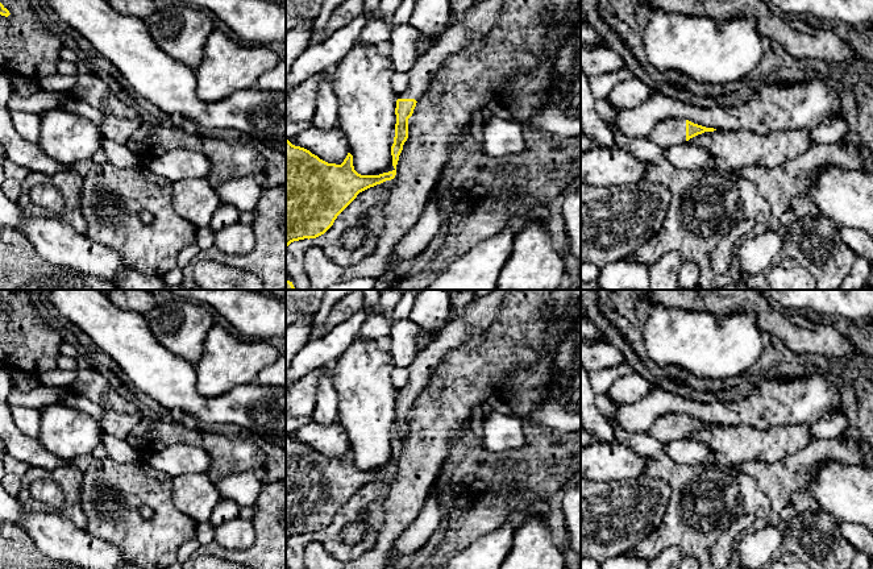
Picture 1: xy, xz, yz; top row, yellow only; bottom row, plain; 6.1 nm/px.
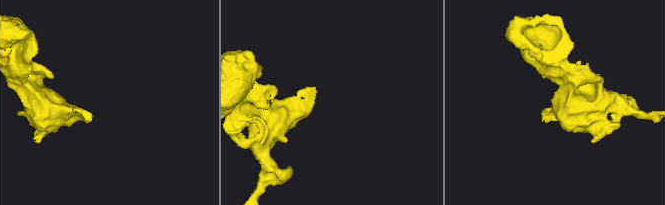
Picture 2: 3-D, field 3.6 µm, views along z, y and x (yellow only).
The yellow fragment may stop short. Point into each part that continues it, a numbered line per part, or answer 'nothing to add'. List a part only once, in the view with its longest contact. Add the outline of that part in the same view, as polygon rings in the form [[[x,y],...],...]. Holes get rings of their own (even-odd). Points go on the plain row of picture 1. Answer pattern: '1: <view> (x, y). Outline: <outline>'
1: yz (669, 427). Outline: [[[666,414],[658,418],[648,432],[661,443],[686,439],[686,415]]]

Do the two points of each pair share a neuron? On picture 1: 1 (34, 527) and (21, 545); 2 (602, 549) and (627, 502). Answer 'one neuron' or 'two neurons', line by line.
1: two neurons
2: one neuron

